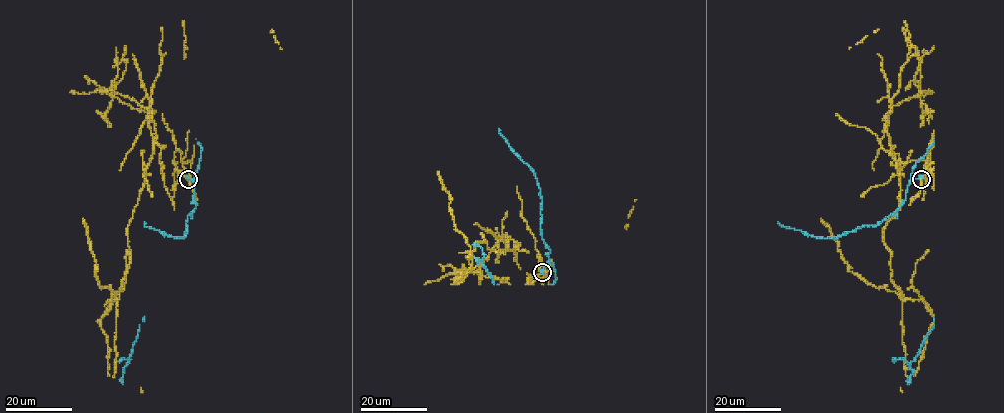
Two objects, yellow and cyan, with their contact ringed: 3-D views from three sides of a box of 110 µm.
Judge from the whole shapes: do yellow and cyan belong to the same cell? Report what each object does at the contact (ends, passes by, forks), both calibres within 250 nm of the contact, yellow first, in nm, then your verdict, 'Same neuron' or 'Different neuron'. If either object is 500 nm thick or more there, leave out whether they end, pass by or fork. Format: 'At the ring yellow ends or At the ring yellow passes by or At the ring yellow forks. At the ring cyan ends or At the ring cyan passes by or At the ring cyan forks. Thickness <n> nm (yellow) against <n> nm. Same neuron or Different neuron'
At the ring yellow passes by. At the ring cyan ends. Thickness 130 nm (yellow) against 170 nm. Different neuron

